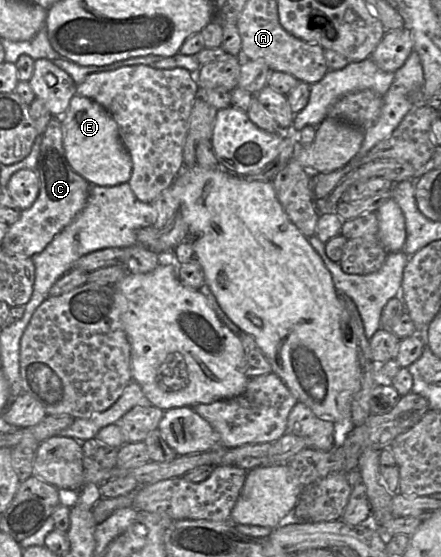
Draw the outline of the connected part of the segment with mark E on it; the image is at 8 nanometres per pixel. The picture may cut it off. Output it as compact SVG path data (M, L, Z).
M75 94L61 116L62 145L70 167L90 185L115 186L128 183L132 174L130 155L110 113L95 101Z

